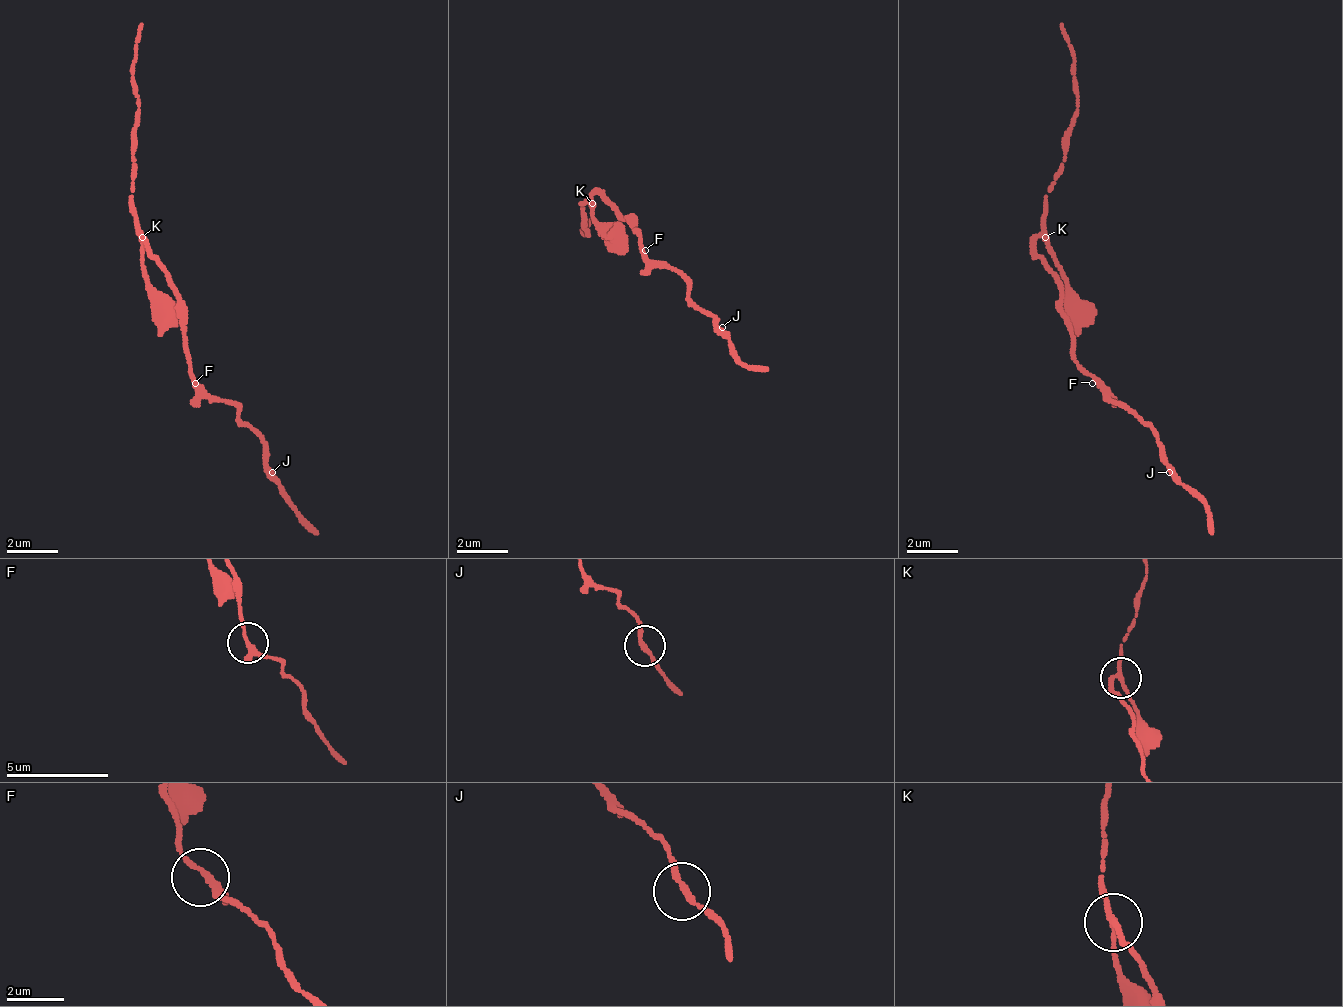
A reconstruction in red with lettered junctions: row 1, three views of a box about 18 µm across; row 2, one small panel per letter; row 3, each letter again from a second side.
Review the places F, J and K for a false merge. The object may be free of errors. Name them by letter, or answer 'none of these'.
K

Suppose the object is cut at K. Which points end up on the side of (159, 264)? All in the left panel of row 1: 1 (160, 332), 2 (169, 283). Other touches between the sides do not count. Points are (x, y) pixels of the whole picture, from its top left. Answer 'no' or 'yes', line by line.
1: no
2: yes

